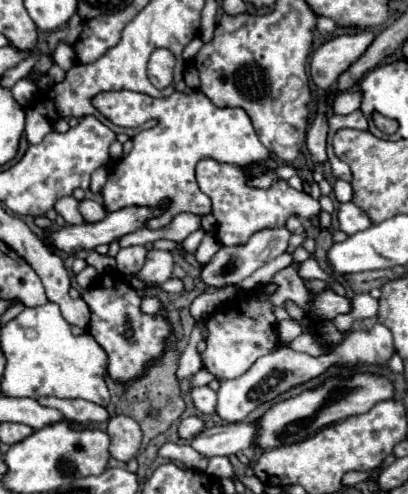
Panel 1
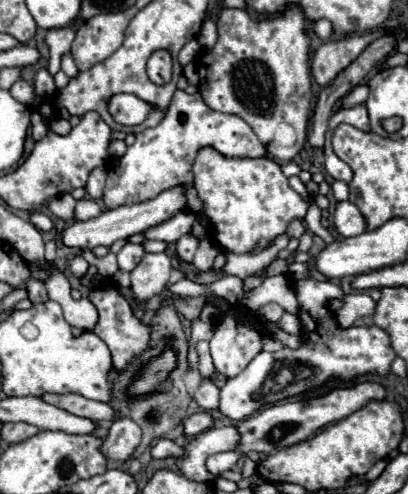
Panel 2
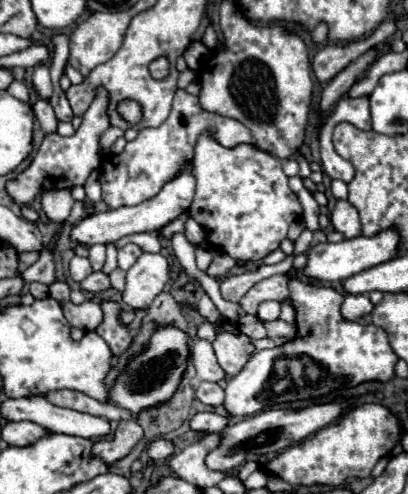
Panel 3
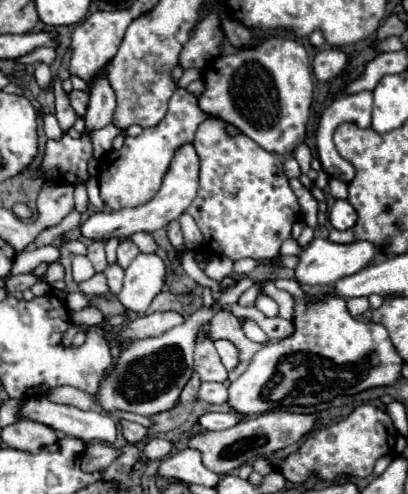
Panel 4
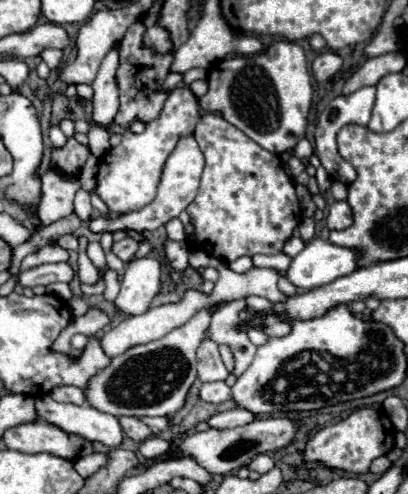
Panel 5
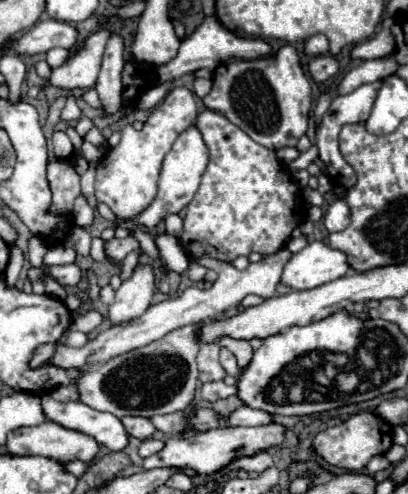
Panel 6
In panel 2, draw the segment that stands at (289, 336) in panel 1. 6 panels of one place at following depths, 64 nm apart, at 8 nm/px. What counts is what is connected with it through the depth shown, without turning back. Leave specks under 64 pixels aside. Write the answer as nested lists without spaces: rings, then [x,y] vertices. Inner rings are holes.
[[[284,312],[282,320],[280,320],[280,328],[288,334],[300,334],[300,320],[296,314],[290,314],[290,312]]]

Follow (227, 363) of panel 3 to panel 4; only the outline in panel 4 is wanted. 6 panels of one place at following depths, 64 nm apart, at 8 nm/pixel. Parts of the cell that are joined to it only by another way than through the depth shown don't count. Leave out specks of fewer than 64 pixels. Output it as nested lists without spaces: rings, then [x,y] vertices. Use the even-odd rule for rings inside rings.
[[[216,340],[214,344],[216,344],[216,350],[218,350],[226,370],[234,370],[236,364],[238,364],[238,350],[236,350],[236,346],[232,342],[228,342],[228,340]]]

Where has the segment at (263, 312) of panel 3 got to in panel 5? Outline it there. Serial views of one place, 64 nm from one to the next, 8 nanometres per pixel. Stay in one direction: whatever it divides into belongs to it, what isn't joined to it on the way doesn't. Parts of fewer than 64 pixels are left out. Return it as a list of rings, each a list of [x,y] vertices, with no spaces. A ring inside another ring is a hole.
[[[248,296],[246,298],[246,308],[248,310],[266,310],[266,312],[270,312],[270,300],[266,300],[266,298],[260,298],[260,296]]]

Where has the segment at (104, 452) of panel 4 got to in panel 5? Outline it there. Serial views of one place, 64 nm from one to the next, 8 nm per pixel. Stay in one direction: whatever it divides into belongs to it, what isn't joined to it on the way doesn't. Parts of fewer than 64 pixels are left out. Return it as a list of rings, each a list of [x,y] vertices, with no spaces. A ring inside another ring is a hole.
[[[94,452],[94,454],[90,454],[90,456],[78,458],[78,460],[74,462],[74,468],[76,468],[76,472],[80,472],[80,476],[88,478],[88,476],[92,476],[96,470],[100,470],[102,466],[106,466],[106,460],[108,460],[106,454]]]

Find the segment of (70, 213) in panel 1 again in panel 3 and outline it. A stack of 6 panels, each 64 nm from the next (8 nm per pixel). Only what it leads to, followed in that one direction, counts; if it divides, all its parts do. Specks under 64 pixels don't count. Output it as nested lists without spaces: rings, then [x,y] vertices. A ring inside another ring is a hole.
[[[66,188],[42,192],[40,202],[50,222],[64,222],[74,206],[74,198]]]

